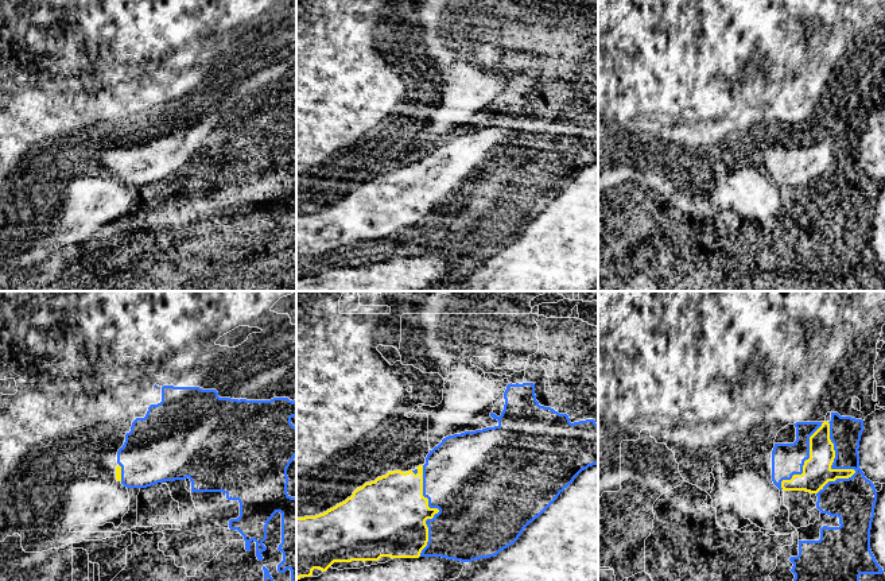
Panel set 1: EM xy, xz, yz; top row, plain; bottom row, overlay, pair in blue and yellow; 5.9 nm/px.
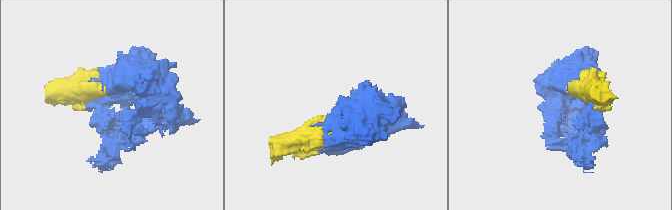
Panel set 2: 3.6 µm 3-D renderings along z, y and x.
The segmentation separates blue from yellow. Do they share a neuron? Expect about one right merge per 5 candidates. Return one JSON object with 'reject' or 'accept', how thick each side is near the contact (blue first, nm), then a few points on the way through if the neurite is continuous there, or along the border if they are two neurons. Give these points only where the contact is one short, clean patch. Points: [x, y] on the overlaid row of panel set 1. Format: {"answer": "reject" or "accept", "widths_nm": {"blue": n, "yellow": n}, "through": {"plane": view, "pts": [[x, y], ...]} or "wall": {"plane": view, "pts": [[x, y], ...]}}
{"answer": "accept", "widths_nm": {"blue": 260, "yellow": 180}}

